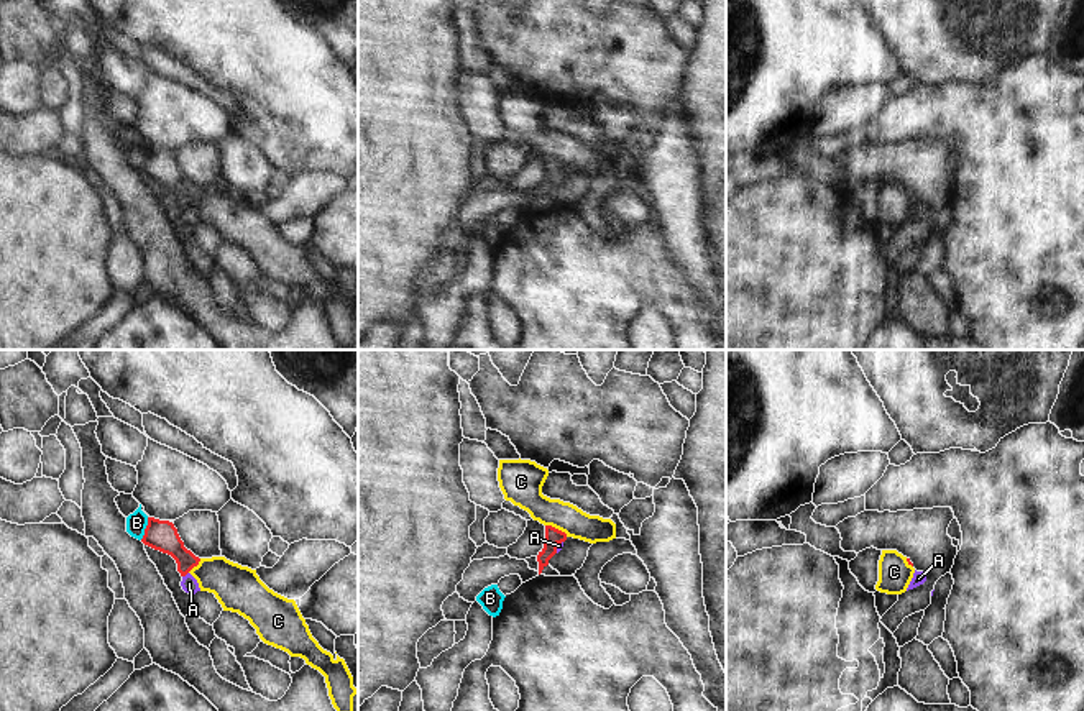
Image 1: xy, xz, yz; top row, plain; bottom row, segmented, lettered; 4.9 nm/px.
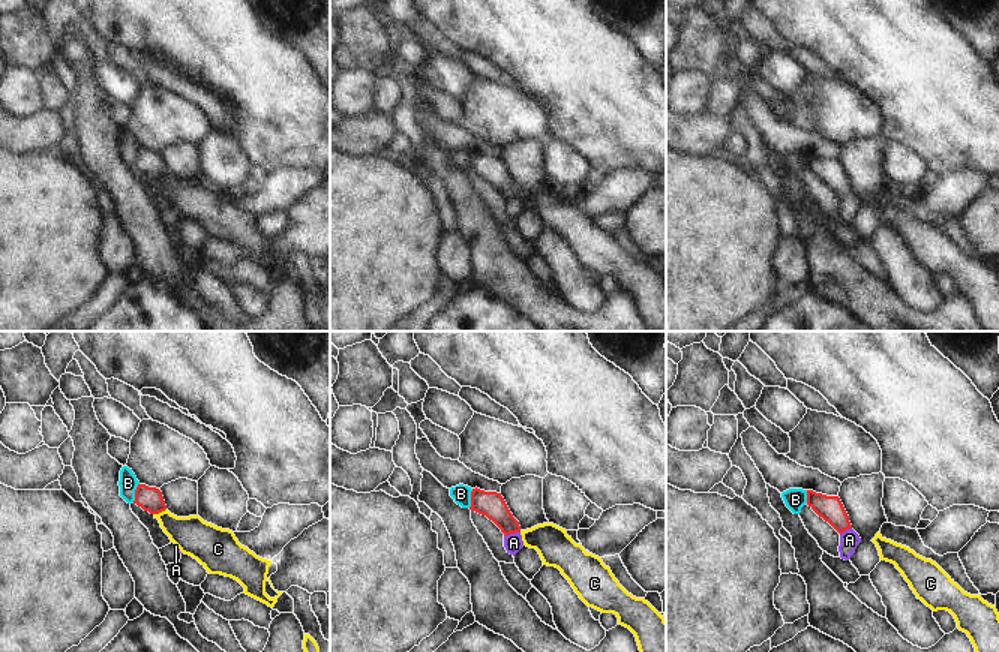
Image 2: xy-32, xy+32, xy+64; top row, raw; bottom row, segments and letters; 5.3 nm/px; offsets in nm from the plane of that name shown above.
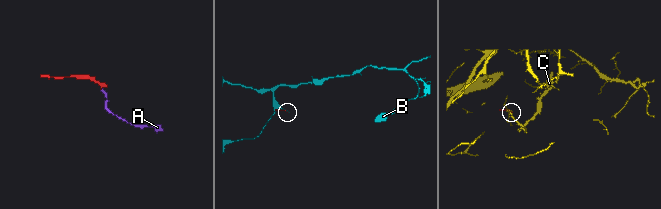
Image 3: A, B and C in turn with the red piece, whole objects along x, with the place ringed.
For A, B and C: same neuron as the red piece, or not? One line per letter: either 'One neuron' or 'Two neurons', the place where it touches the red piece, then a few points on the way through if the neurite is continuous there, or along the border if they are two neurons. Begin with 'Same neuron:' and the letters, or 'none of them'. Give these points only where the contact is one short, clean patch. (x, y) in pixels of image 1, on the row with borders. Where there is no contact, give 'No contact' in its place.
Same neuron: A
A: One neuron. Touches red at xy (184, 575). Path across: xy (161, 536), (184, 559), (184, 575), (189, 583)
B: Two neurons. Touches red at xy (145, 529)
C: Two neurons. Touches red at xz (557, 529). Boundary: xz (546, 524), (560, 529), (567, 536).

